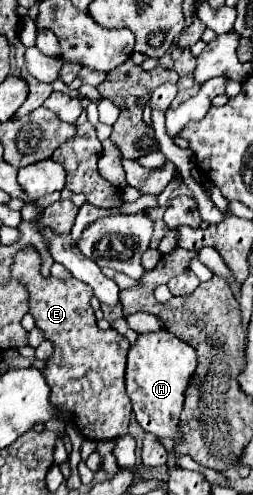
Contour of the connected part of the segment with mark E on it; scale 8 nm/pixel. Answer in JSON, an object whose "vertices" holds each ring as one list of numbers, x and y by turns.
{"vertices":[[39,277,37,281,31,281,27,285,27,291,29,313,33,315,35,325,43,331,45,339,53,341,53,353,43,369,45,381,49,381,51,387,51,405,55,405,59,411,73,411,75,427,89,441,107,441,127,435,127,425,131,419,131,401,125,391,125,361,129,341,115,329,101,331,95,325,94,310,90,306,90,300,94,296,93,290,83,281,77,281,73,277,65,281,55,277]]}

